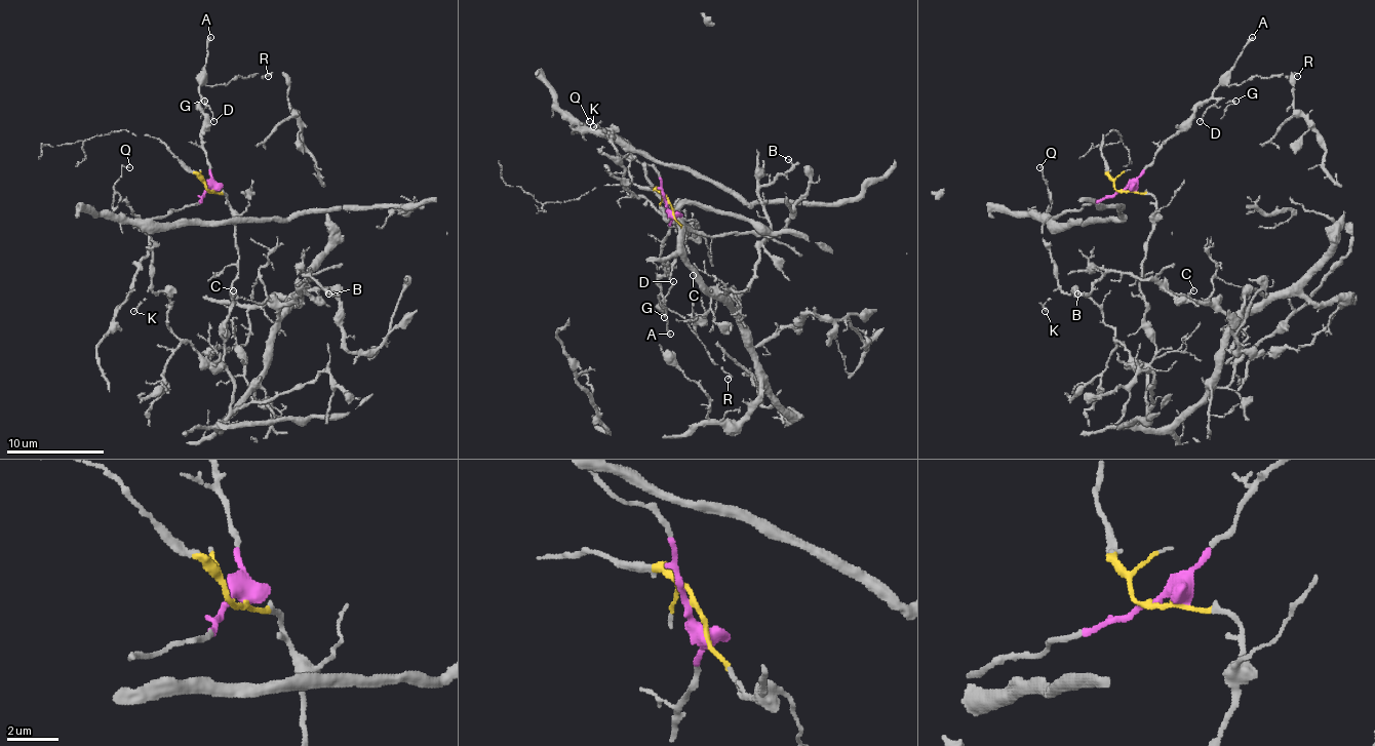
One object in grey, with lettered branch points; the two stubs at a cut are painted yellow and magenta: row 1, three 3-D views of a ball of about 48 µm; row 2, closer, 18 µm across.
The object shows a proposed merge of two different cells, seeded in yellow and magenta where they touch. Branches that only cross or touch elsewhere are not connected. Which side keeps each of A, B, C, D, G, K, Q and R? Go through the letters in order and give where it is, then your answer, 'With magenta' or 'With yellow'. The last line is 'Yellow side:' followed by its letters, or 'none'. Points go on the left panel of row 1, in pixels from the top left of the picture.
A: Place: (210, 37). With magenta
B: Place: (328, 293). With yellow
C: Place: (233, 290). With yellow
D: Place: (213, 121). With magenta
G: Place: (204, 101). With magenta
K: Place: (133, 311). With yellow
Q: Place: (129, 167). With magenta
R: Place: (268, 76). With magenta
Yellow side: B, C, K

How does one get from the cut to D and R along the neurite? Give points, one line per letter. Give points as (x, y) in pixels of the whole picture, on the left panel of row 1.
D: (206, 190), (210, 163), (201, 141), (201, 100), (208, 107), (213, 121)
R: (206, 190), (210, 163), (201, 141), (203, 109), (199, 87), (258, 73), (267, 75)

